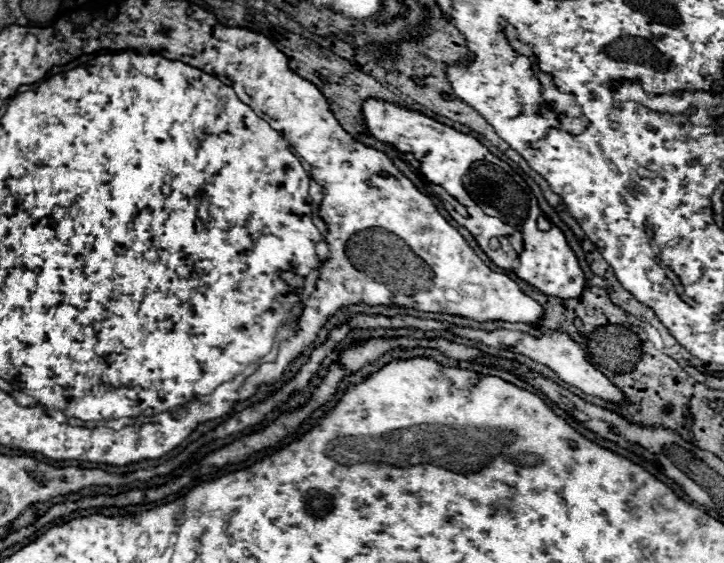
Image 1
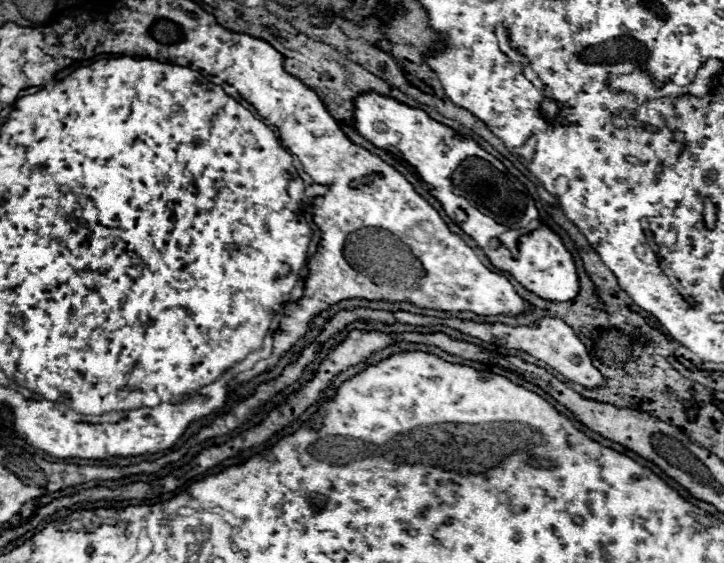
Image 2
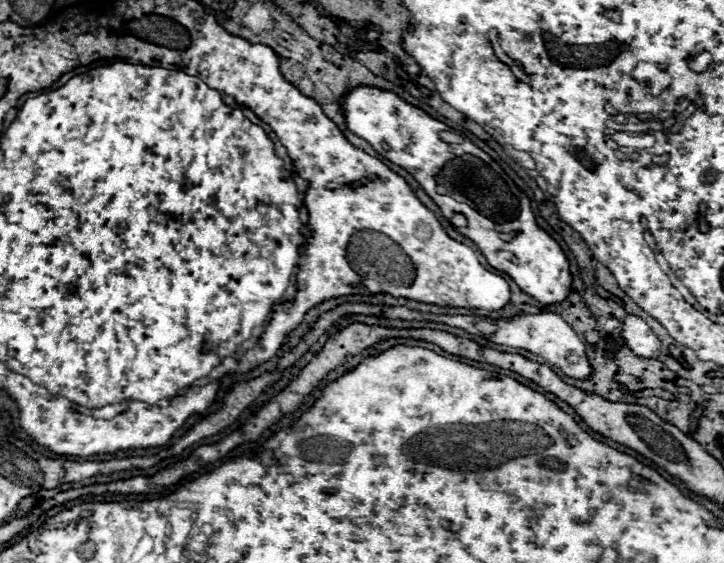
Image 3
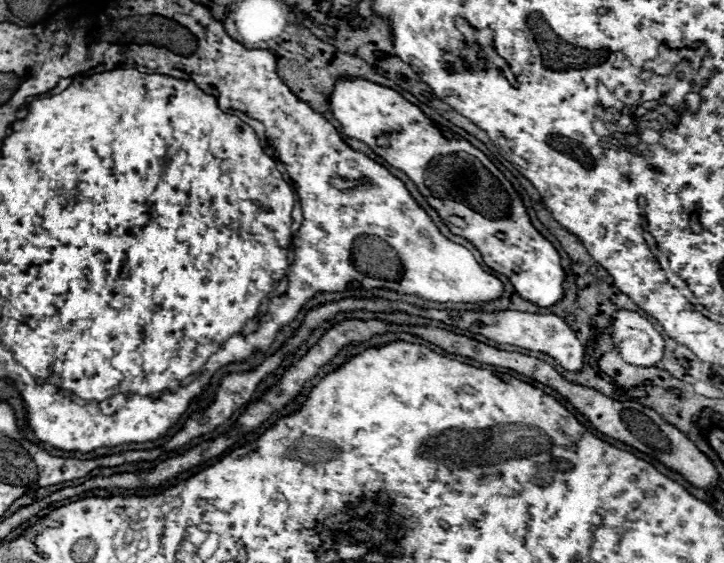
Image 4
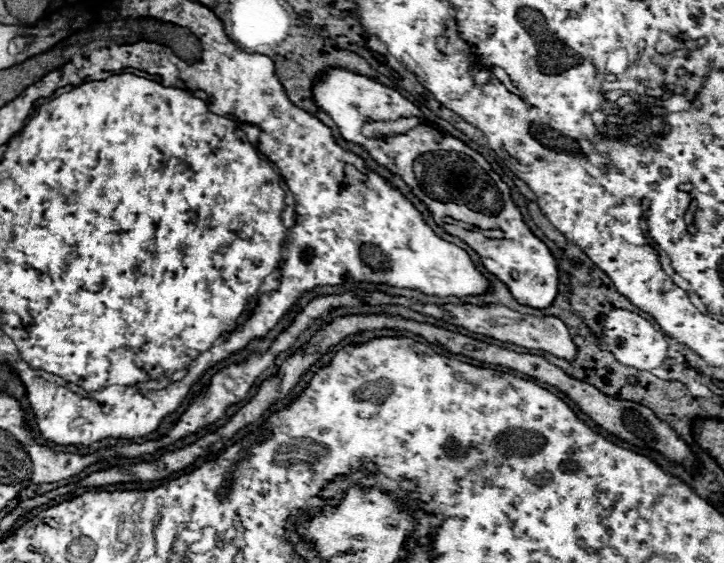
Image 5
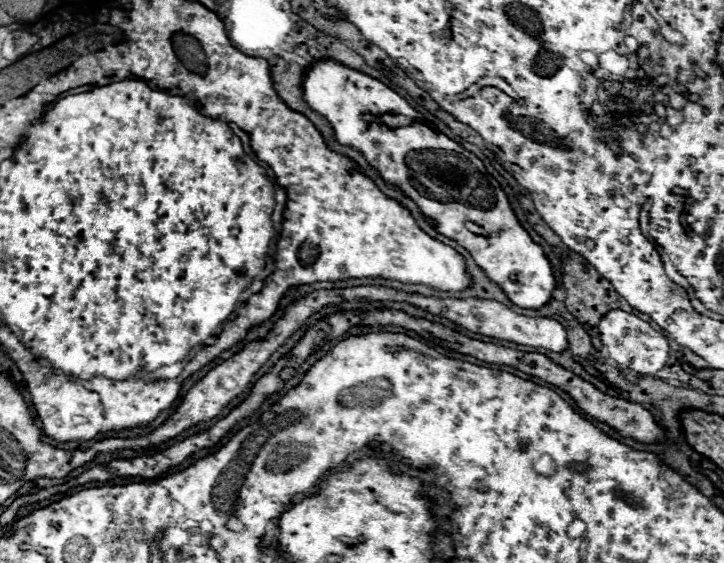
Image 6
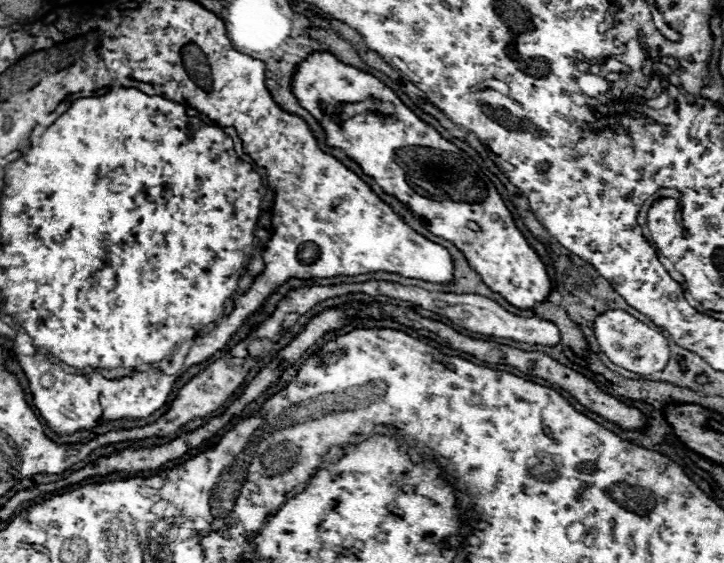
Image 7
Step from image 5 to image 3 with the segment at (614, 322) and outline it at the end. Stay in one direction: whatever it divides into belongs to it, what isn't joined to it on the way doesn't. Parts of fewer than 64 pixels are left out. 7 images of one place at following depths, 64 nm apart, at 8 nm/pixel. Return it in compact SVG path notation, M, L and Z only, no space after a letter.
M628 316L624 320L622 340L636 356L642 356L642 358L658 358L660 356L658 336L638 316Z

